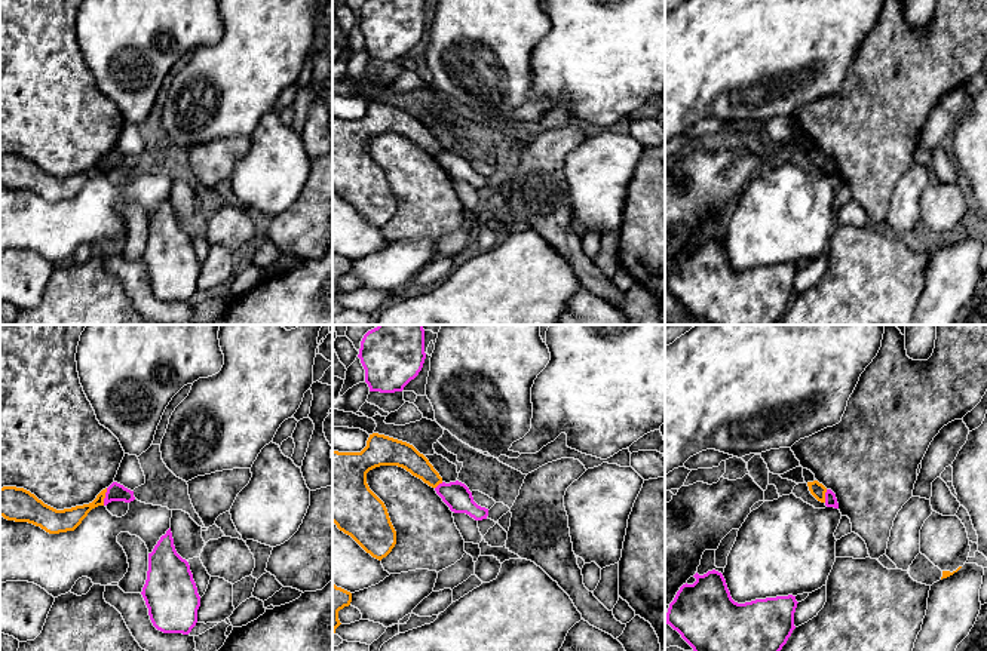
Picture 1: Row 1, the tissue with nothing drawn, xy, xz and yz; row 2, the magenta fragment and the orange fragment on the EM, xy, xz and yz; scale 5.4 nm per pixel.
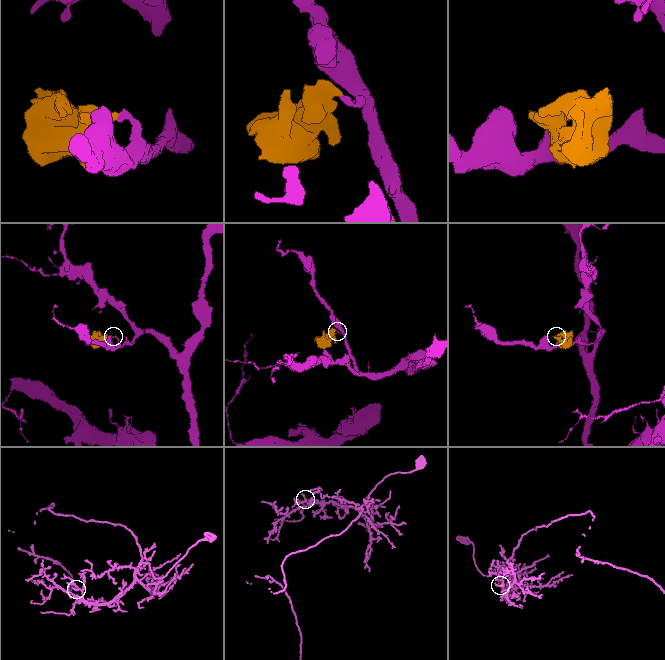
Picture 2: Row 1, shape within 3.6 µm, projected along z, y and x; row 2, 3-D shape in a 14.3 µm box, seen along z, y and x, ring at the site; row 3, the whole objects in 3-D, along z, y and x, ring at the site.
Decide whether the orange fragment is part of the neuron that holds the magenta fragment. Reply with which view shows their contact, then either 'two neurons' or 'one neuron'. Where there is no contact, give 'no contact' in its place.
contact in xy; two neurons

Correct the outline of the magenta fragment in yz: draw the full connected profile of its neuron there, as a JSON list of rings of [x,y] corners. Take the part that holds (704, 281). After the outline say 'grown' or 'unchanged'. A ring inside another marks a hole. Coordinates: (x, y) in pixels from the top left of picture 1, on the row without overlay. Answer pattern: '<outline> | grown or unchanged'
[[[712,237],[693,243],[693,252],[683,252],[666,280],[666,292],[702,325],[775,325],[791,304],[796,264],[776,264],[738,271],[732,267],[721,240]]] | unchanged

